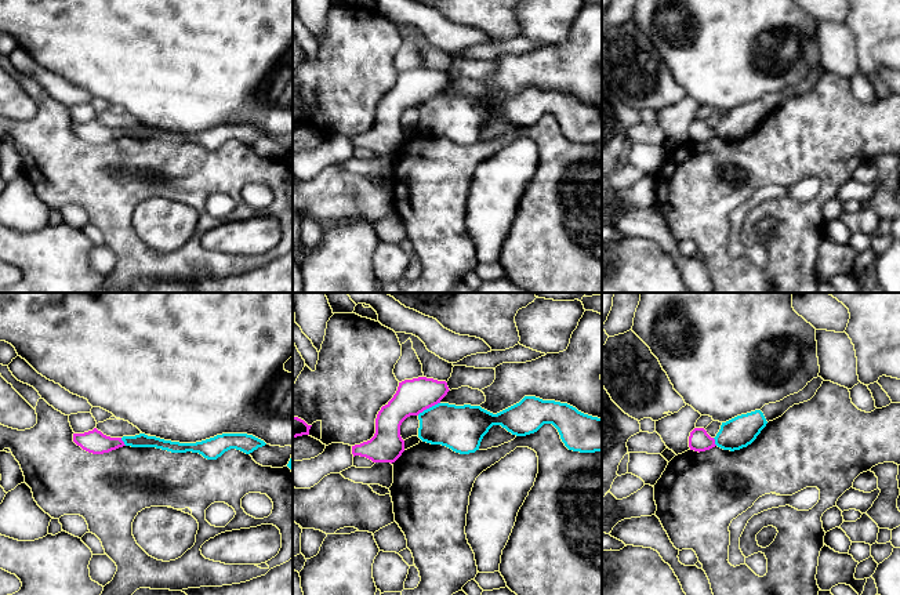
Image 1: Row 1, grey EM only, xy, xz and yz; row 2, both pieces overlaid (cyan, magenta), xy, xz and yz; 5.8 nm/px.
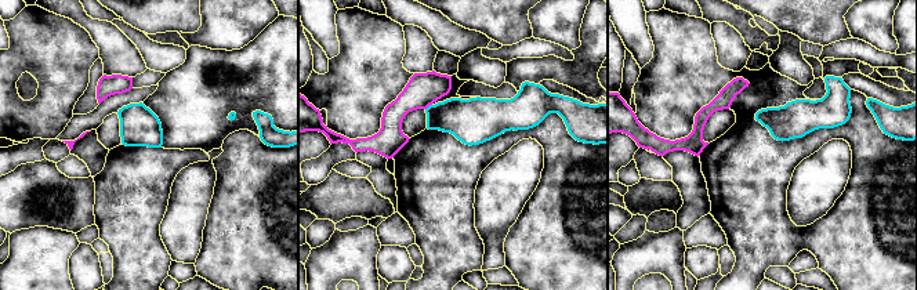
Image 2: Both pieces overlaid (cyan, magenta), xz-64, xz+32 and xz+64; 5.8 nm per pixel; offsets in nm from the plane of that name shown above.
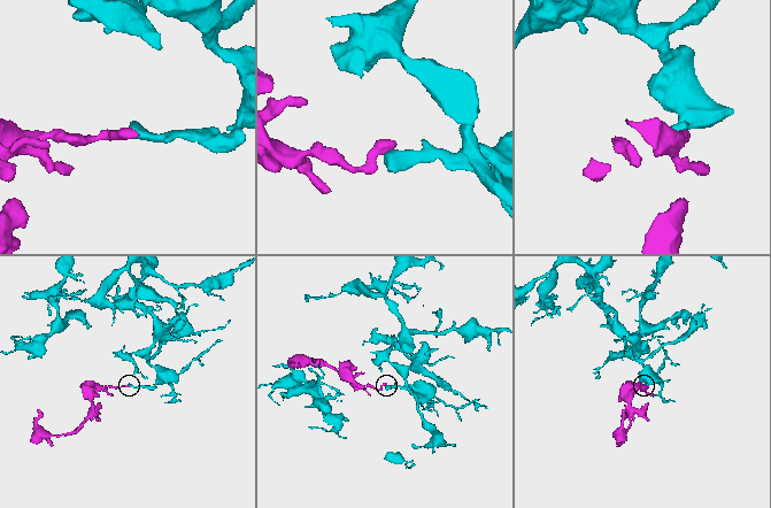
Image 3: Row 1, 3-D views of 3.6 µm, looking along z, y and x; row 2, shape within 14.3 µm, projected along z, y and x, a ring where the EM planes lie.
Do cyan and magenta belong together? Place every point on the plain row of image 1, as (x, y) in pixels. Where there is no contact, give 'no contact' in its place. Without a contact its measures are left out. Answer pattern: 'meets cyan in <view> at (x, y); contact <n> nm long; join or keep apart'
meets cyan in xz at (429, 98); contact 150 nm long; keep apart

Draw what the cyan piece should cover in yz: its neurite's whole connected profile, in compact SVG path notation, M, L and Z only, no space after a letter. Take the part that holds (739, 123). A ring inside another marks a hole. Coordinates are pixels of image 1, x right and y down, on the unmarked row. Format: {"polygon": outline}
{"polygon": "M761 101L737 106L726 113L722 113L716 124L715 135L723 141L740 141L751 135L767 112Z"}

